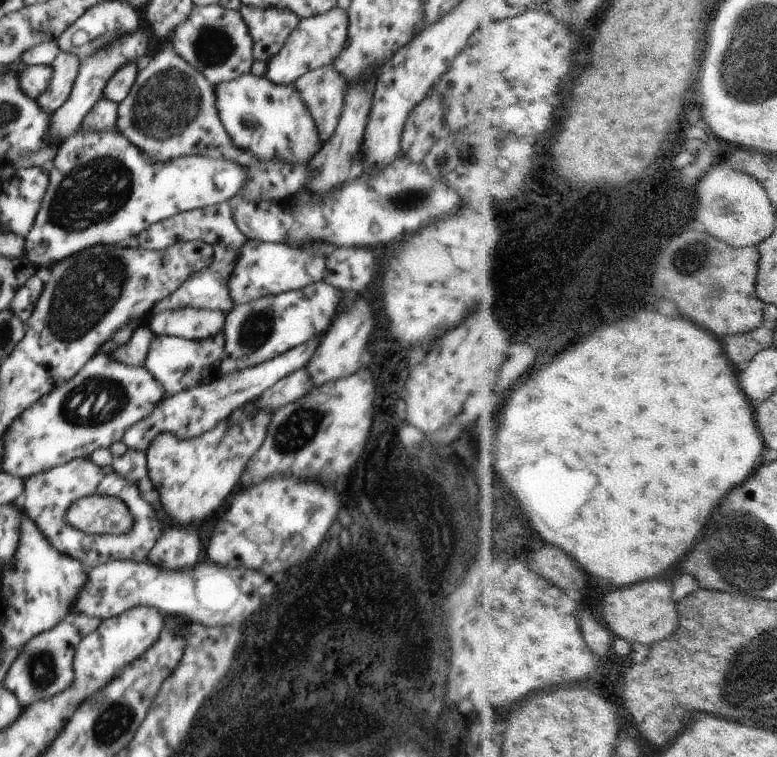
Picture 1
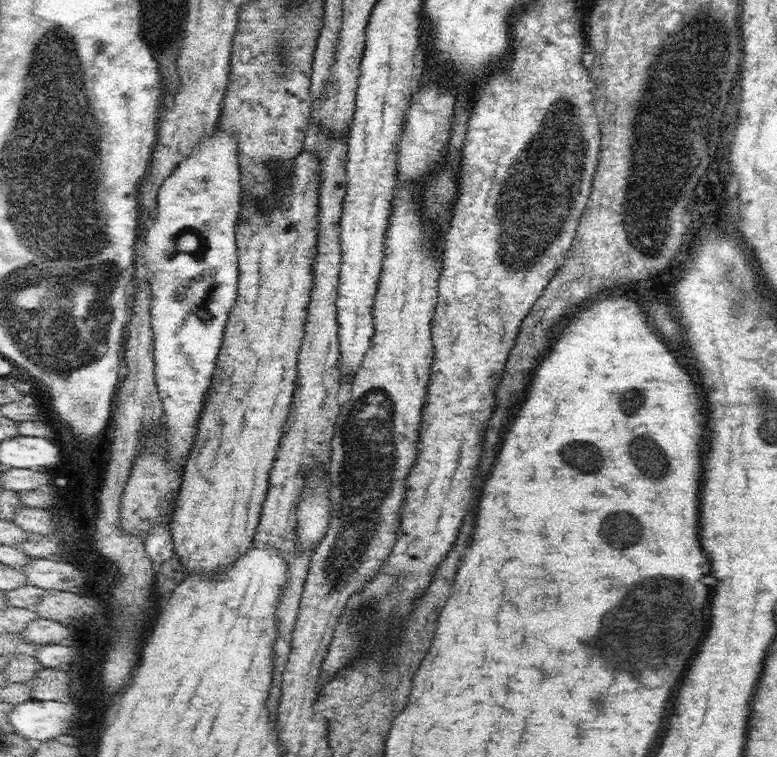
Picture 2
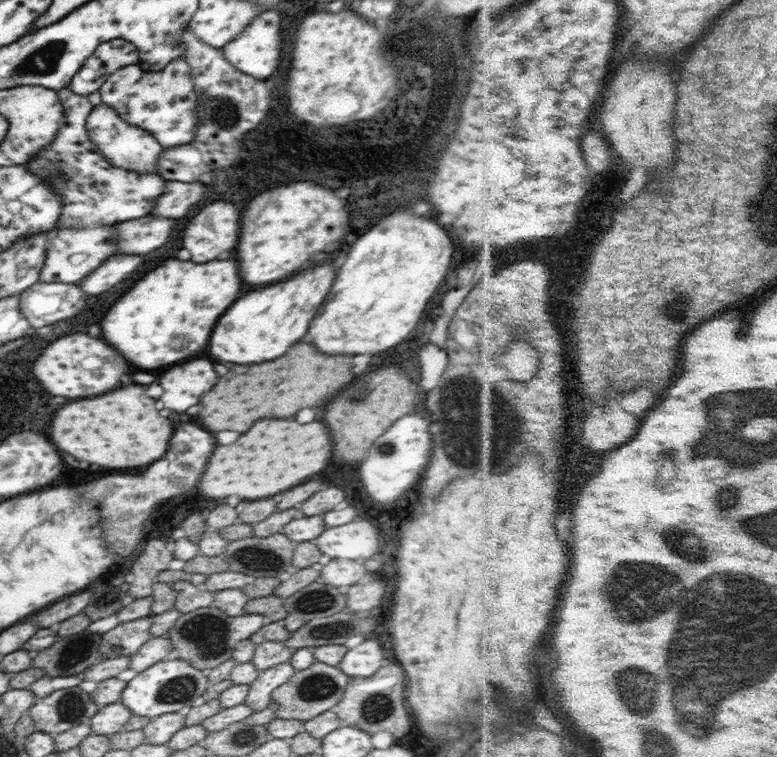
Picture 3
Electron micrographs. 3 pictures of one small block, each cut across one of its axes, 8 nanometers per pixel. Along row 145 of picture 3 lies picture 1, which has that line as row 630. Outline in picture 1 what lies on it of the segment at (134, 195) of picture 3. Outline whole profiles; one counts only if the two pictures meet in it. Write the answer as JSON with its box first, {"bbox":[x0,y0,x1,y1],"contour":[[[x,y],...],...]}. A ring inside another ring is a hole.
{"bbox":[4,612,93,707],"contour":[[[70,612],[68,618],[62,618],[54,628],[28,640],[20,656],[12,662],[12,666],[6,672],[4,688],[10,690],[24,707],[64,692],[74,680],[73,658],[76,646],[93,629],[93,624],[92,619],[85,619],[80,614]]]}

